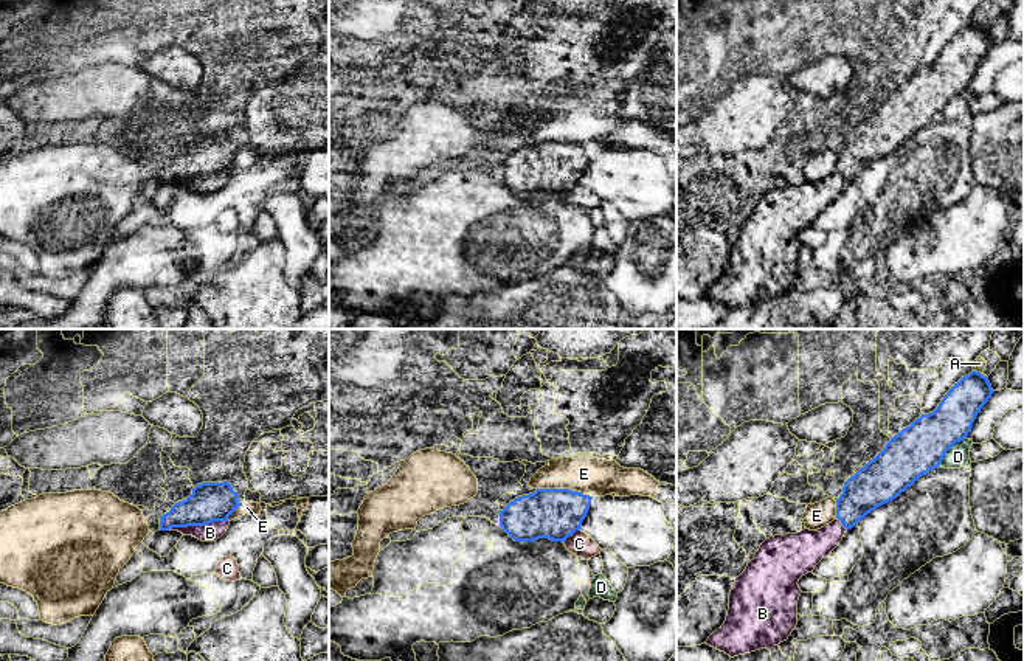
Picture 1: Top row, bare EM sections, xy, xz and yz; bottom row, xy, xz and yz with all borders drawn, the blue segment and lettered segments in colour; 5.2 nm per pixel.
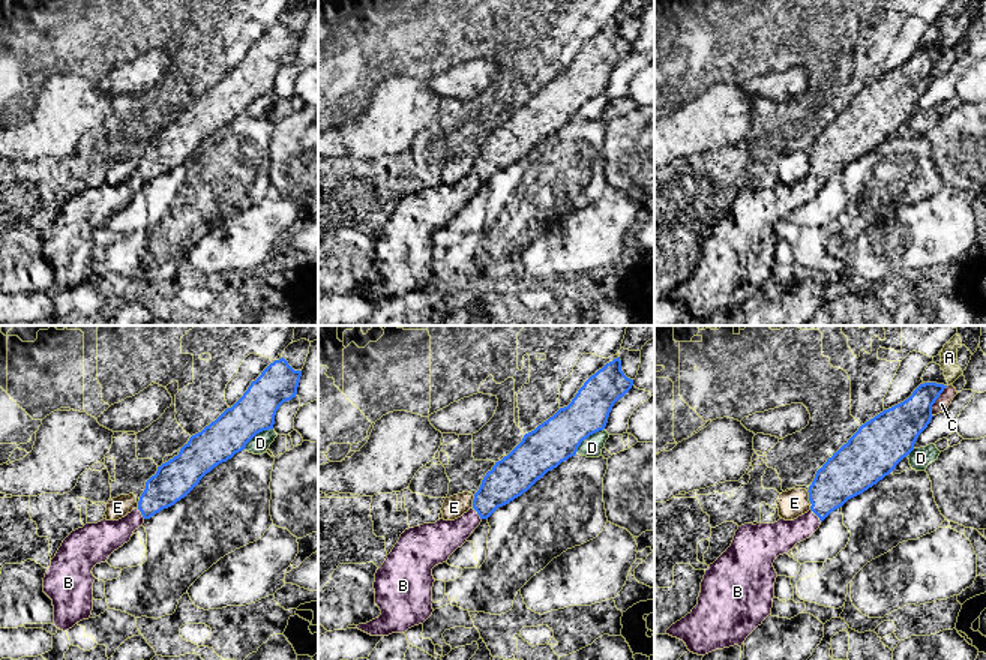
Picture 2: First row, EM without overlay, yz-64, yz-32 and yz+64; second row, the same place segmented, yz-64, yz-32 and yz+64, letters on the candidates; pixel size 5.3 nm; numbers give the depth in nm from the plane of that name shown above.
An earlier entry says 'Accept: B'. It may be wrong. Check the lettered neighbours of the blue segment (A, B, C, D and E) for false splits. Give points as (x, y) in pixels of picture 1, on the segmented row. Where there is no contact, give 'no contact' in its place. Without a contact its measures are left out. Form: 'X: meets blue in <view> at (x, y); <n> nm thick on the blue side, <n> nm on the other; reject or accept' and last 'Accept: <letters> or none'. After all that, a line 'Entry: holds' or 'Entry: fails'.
A: meets blue in yz at (979, 373); 200 nm thick on the blue side, 70 nm on the other; reject
B: meets blue in xy at (197, 525); 200 nm thick on the blue side, 100 nm on the other; accept
C: meets blue in xz at (571, 534); 260 nm thick on the blue side, 120 nm on the other; reject
D: meets blue in yz at (948, 449); 260 nm thick on the blue side, 120 nm on the other; reject
E: meets blue in xz at (553, 489); 260 nm thick on the blue side, 190 nm on the other; reject
Accept: B
Entry: holds

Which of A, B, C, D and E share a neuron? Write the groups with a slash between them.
A / B / C / D / E

